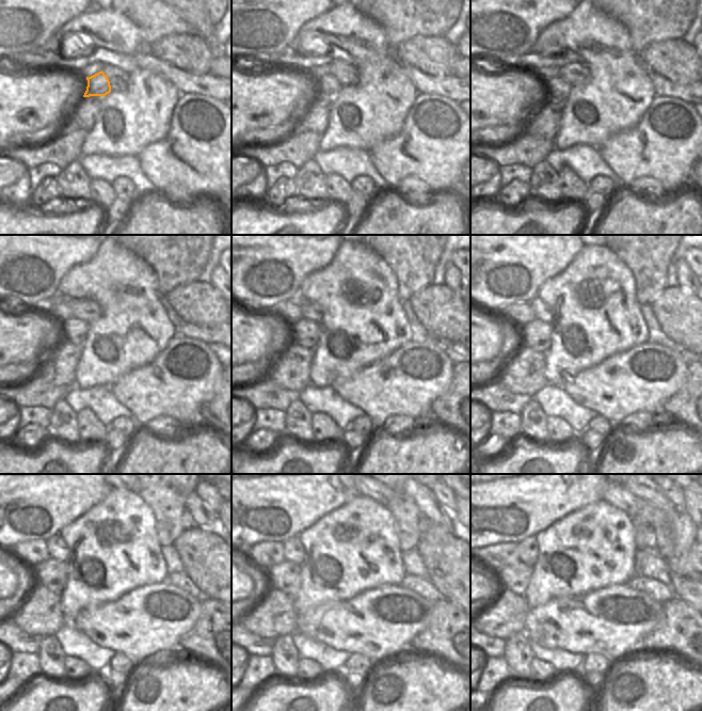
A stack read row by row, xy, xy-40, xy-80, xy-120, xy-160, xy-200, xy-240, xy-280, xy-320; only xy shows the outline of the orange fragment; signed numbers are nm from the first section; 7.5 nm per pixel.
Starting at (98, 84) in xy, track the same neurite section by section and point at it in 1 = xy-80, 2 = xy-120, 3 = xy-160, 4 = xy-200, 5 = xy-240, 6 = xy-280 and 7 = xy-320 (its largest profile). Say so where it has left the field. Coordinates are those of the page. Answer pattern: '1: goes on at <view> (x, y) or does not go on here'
1: goes on at xy-80 (559, 90)
2: goes on at xy-120 (75, 330)
3: goes on at xy-160 (306, 333)
4: goes on at xy-200 (536, 335)
5: goes on at xy-240 (51, 573)
6: goes on at xy-280 (286, 577)
7: goes on at xy-320 (515, 578)

